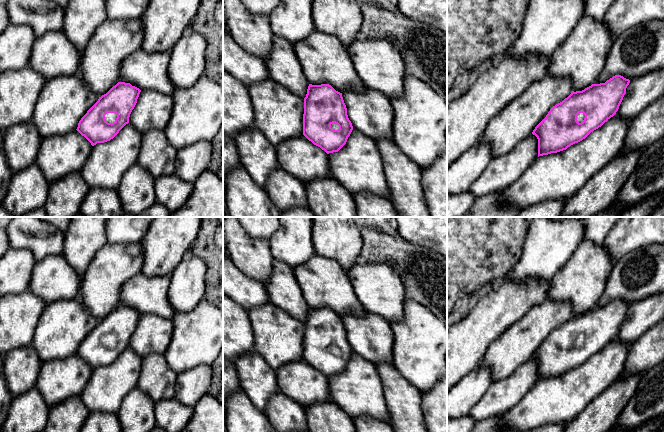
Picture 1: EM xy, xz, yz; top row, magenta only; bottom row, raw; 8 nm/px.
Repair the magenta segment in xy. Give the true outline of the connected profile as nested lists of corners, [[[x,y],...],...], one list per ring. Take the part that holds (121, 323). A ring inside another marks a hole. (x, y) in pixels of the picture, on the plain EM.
[[[118,306],[87,335],[77,355],[92,370],[113,363],[129,347],[141,314],[130,307]]]

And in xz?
[[[309,308],[304,322],[303,359],[329,378],[346,368],[352,354],[342,317],[329,308]]]

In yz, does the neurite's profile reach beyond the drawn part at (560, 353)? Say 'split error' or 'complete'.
split error

